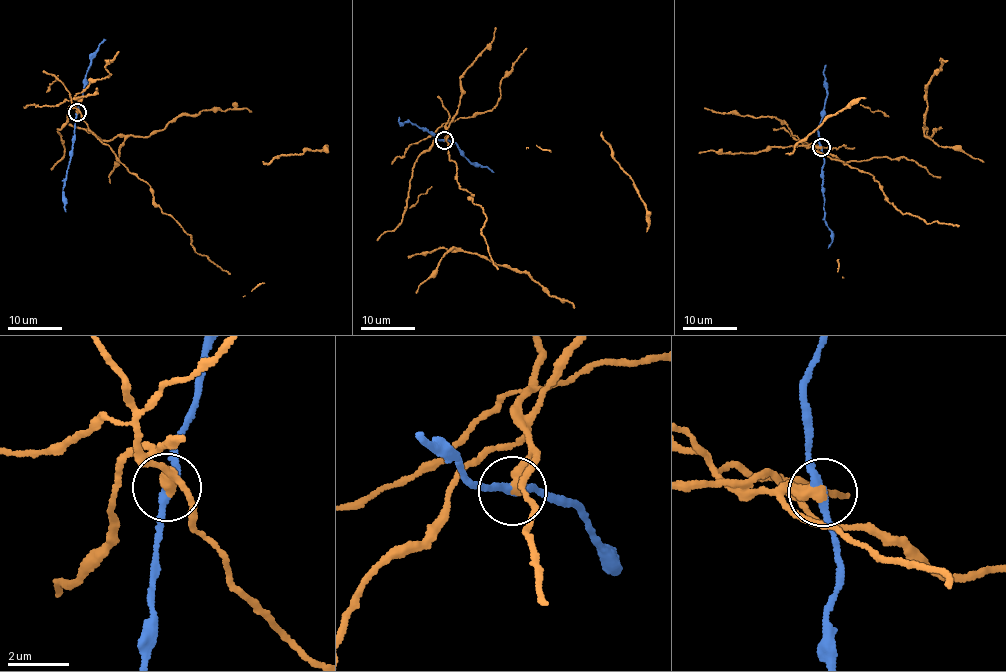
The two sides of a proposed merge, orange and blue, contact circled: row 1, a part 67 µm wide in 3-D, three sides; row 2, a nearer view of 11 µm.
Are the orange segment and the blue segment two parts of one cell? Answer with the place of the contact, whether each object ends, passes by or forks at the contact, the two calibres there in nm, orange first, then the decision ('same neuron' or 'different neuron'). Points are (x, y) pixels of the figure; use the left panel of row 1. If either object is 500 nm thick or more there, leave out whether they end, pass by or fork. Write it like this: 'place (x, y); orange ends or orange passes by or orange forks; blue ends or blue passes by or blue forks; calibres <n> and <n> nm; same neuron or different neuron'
place (77, 112); orange ends; blue passes by; calibres 400 and 240 nm; different neuron

